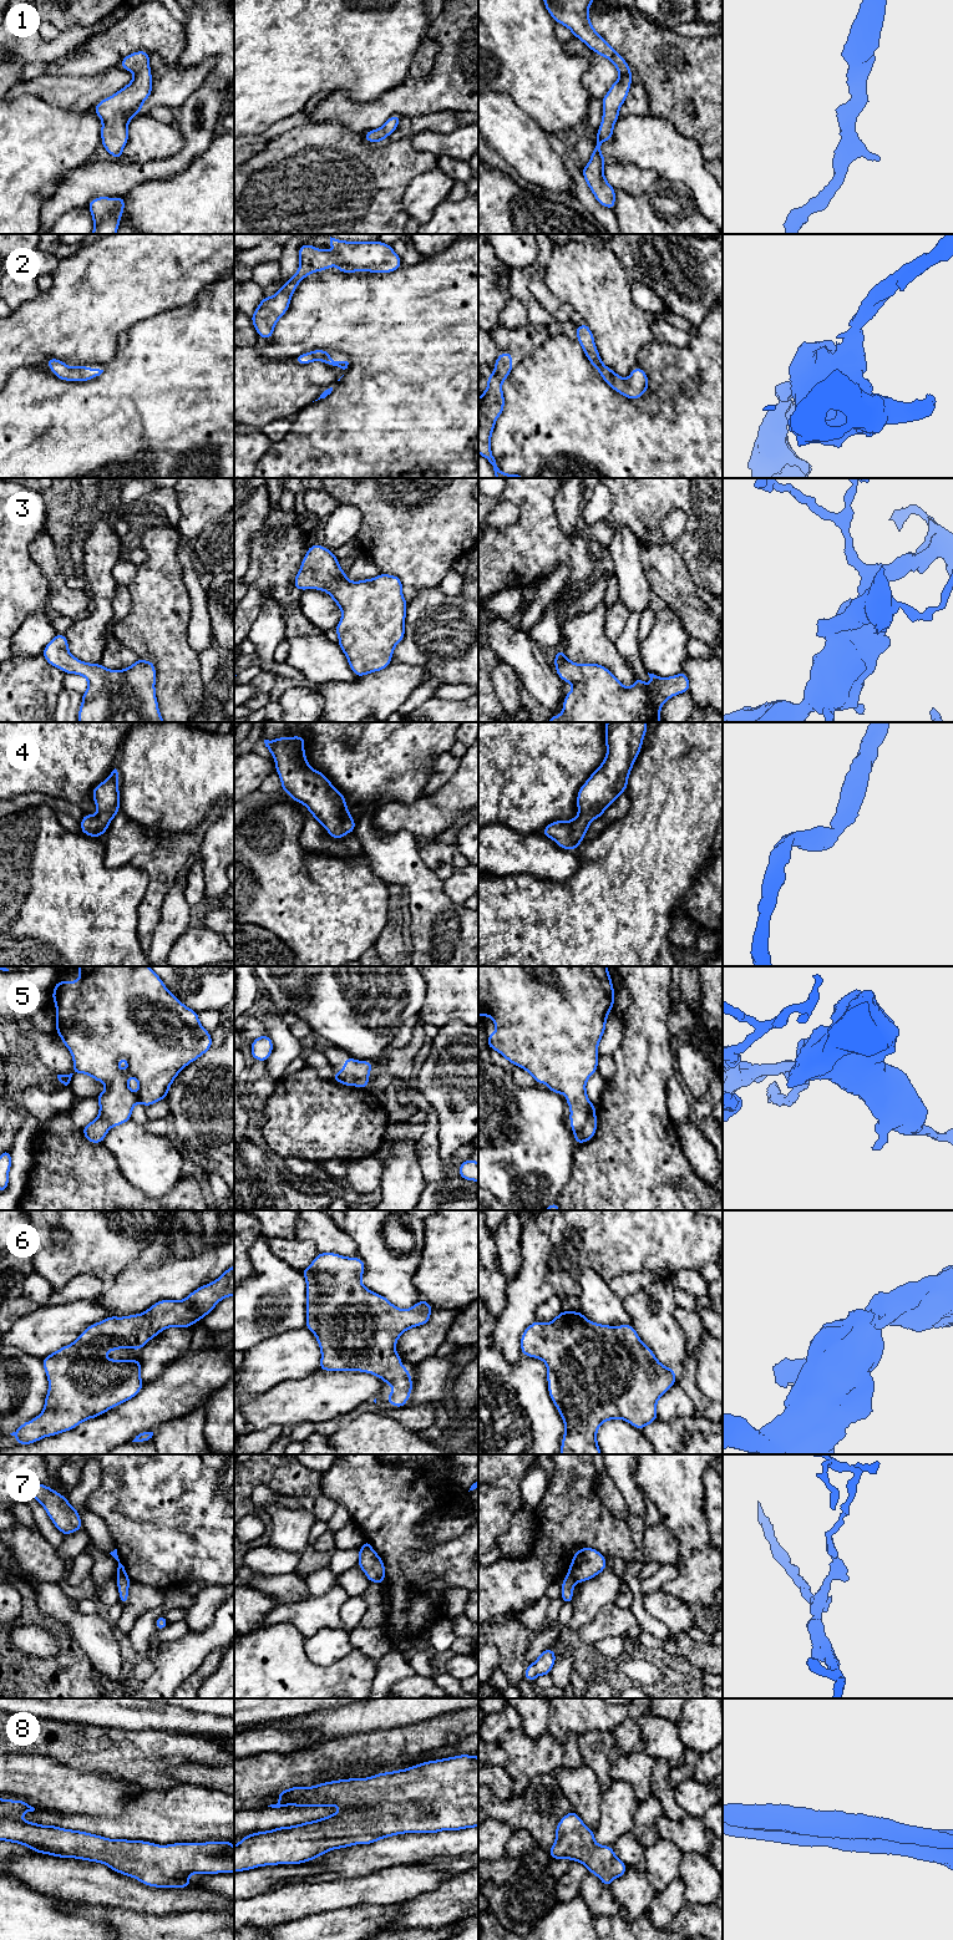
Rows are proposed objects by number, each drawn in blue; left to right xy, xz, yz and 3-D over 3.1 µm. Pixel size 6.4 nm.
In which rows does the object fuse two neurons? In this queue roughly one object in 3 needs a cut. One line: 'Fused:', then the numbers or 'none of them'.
Fused: 7

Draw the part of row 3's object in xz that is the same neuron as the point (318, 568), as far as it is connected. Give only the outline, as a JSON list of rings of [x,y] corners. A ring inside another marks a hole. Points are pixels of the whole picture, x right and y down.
[[[315,544],[309,547],[301,562],[294,588],[324,590],[340,608],[343,616],[335,628],[338,645],[358,677],[384,670],[391,664],[394,647],[405,638],[407,601],[402,596],[402,582],[399,577],[380,573],[372,579],[350,582],[334,553]]]

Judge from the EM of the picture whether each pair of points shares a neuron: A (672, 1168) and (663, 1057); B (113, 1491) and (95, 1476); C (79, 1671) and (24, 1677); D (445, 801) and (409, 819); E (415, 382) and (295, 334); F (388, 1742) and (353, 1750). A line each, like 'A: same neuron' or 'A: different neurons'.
A: same neuron
B: different neurons
C: same neuron
D: same neuron
E: same neuron
F: same neuron

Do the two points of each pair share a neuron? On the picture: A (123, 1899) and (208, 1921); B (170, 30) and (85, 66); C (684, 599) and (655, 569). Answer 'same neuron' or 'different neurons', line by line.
A: different neurons
B: same neuron
C: same neuron

